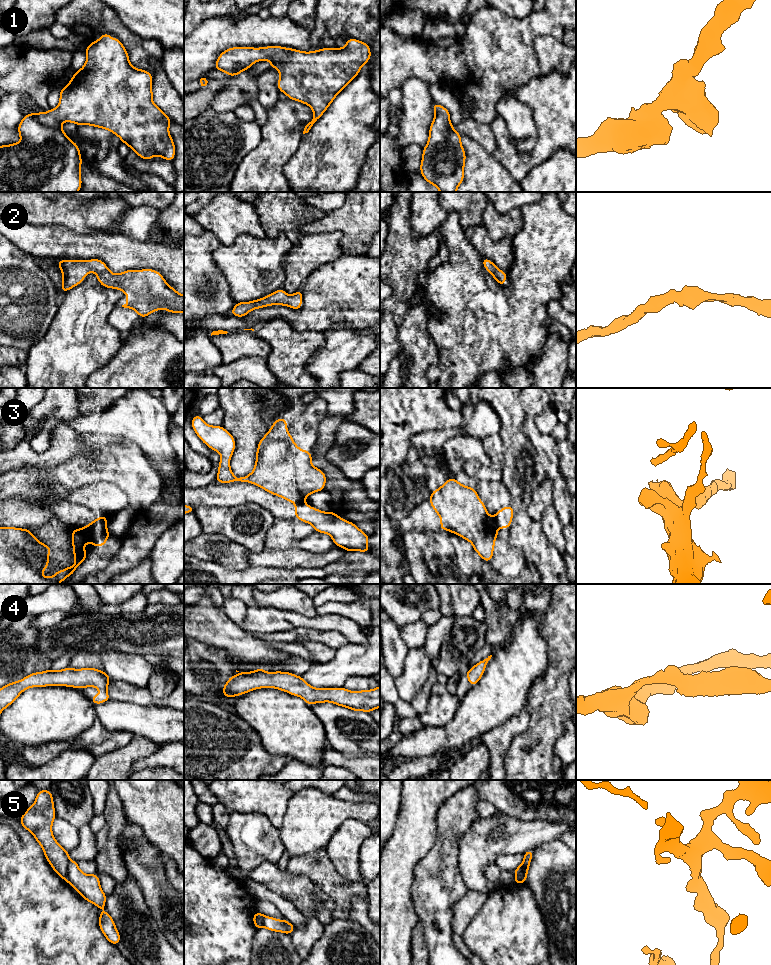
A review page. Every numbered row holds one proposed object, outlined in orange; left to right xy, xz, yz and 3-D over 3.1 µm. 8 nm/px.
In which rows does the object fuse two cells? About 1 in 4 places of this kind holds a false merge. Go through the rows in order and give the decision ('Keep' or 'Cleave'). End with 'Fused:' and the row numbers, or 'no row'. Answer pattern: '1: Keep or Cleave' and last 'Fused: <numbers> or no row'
1: Keep
2: Keep
3: Cleave
4: Keep
5: Cleave
Fused: 3, 5

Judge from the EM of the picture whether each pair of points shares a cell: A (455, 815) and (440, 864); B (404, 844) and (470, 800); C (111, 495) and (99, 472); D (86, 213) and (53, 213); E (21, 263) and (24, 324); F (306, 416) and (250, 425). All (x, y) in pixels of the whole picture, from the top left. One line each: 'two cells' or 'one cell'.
A: one cell
B: two cells
C: two cells
D: one cell
E: one cell
F: two cells

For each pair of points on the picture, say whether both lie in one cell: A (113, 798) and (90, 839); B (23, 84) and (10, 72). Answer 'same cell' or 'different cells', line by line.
A: different cells
B: same cell

